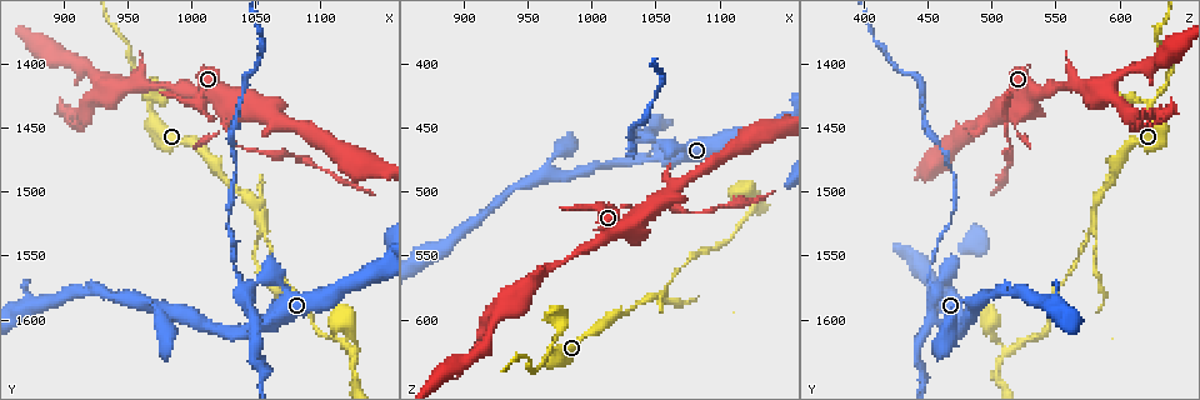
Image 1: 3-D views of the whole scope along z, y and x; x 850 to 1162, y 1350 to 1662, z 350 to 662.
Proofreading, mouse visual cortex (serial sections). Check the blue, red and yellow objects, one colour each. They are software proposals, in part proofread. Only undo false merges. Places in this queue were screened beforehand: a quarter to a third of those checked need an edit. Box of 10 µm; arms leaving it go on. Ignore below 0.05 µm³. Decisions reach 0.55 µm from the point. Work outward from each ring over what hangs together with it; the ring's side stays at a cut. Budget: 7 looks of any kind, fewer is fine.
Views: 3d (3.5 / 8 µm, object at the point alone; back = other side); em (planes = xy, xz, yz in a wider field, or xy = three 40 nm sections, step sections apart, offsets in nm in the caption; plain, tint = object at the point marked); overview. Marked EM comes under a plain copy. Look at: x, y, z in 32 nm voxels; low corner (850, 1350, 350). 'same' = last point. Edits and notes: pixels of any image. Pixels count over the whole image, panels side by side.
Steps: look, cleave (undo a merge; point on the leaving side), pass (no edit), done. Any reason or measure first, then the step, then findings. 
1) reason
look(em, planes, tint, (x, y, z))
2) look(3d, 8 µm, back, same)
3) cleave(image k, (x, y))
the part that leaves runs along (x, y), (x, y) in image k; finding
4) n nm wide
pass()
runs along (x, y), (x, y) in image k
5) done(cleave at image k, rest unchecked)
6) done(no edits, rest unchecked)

thin neck
look(3d, 3.5 µm, (1030, 1454, 510))

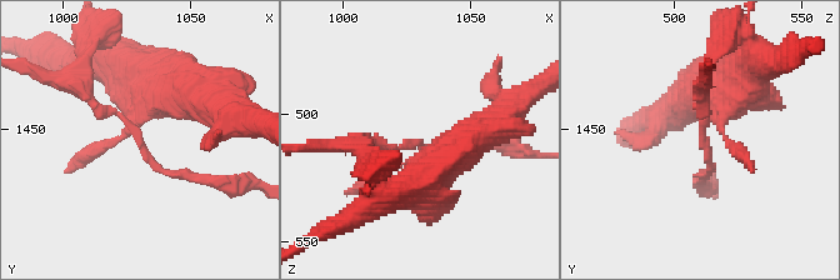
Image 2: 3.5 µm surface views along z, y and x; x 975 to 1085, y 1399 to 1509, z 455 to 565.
arms of 150, 200 nm
look(em, xy, step 5, tint, (1029, 1453, 511))

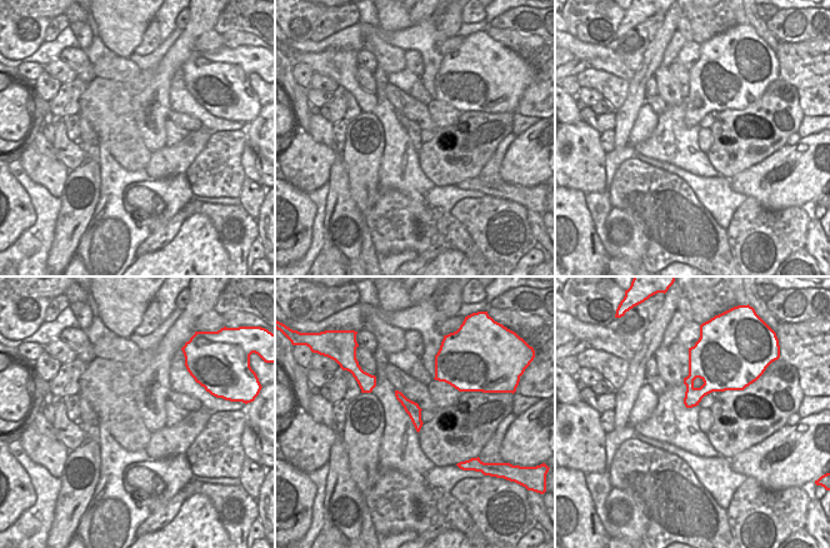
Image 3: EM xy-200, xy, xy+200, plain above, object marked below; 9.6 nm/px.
look(em, xy, step 2, tint, same)

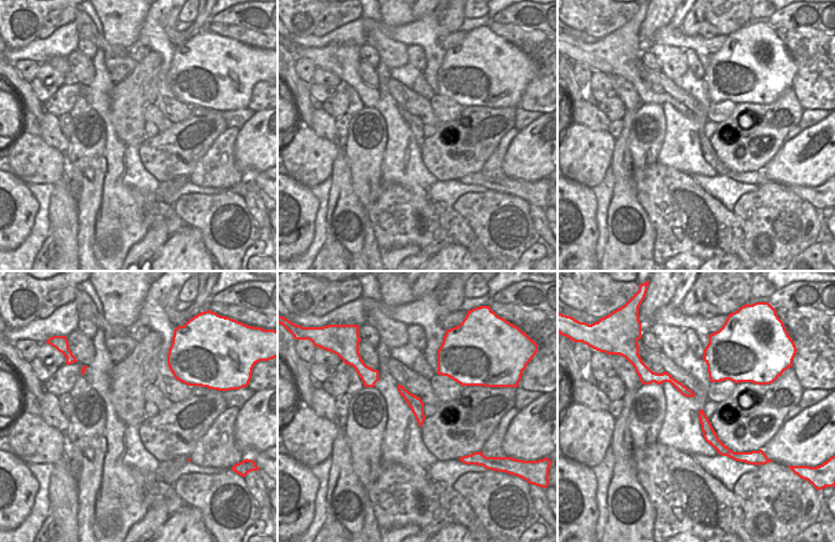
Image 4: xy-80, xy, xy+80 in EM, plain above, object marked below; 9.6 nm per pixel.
pass()
runs along (701, 416), (709, 435), (728, 452) in image 4; continuous, no second cell

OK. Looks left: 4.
arms part here
look(3d, 8 µm, (1054, 1526, 582))

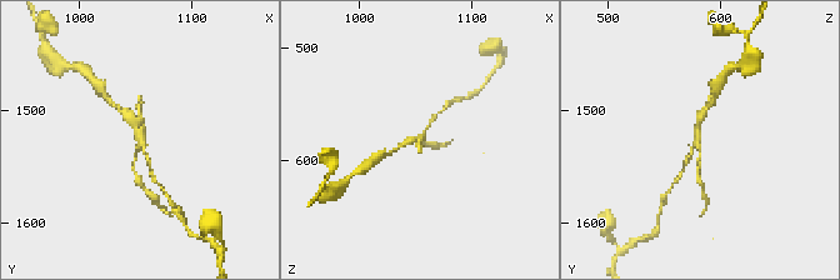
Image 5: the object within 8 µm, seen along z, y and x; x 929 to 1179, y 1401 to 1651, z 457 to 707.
shape alone is not enough
look(em, xy, step 5, tint, same)

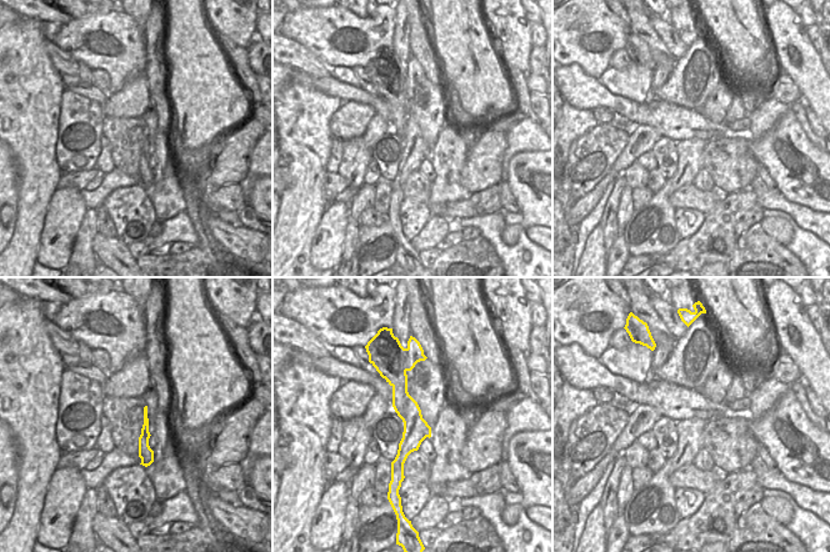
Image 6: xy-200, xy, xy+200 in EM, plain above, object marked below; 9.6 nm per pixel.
cleave(image 5, (685, 163))
the part that leaves runs along (695, 143), (691, 155), (673, 185) in image 5; a second cell is stuck on

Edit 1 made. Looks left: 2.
thick turns thin
look(3d, 3.5 µm, (1050, 1574, 462))

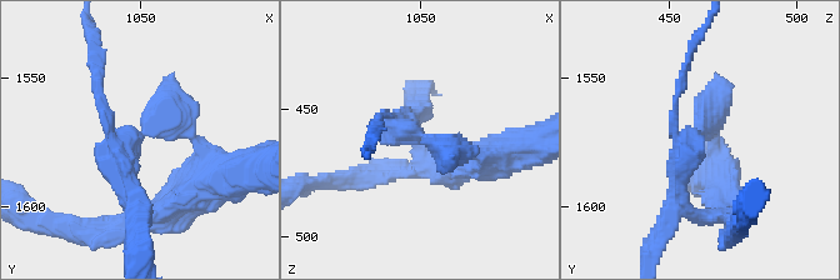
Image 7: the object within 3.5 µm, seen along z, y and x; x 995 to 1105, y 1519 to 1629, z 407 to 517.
shape alone is not enough
look(em, xy, step 2, tint, (1050, 1571, 460))

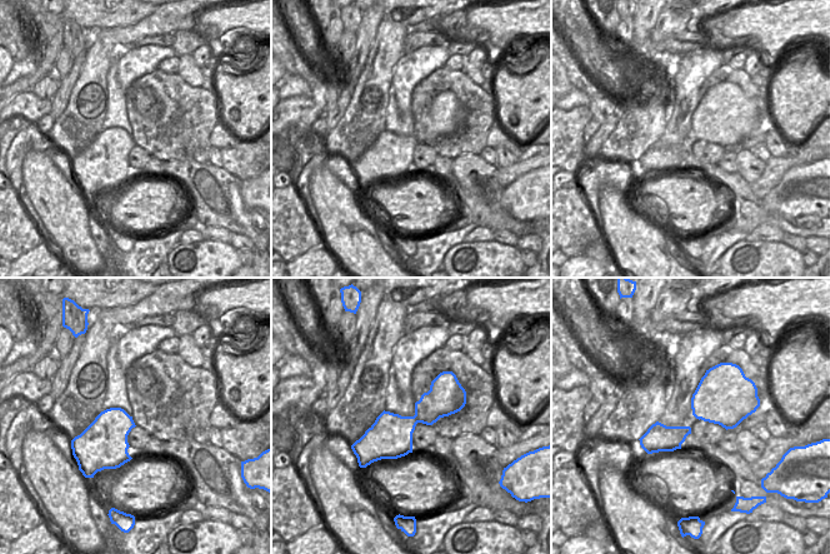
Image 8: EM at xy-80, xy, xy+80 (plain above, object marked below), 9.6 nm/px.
400 nm wide
cleave(image 7, (99, 94))
the part that leaves runs along (140, 133), (109, 136), (98, 60) in image 7; a second cell is stuck on

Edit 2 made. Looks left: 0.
done(cleave at image 5, cleave at image 7, rest unchecked)

